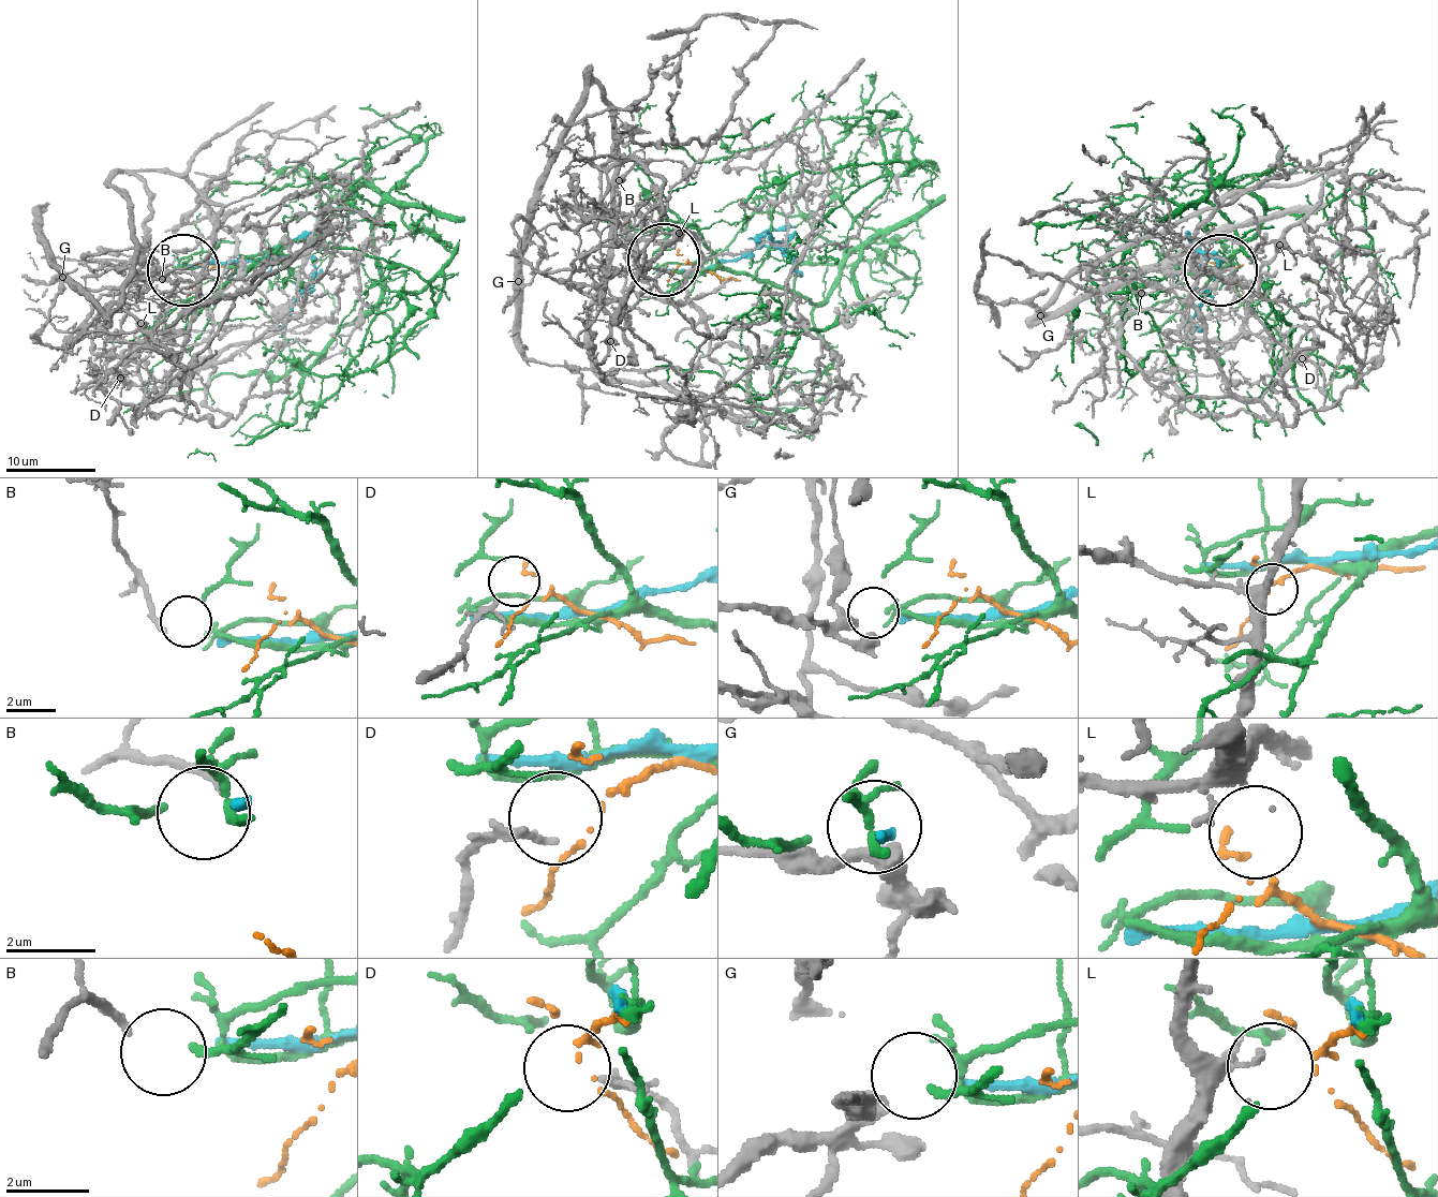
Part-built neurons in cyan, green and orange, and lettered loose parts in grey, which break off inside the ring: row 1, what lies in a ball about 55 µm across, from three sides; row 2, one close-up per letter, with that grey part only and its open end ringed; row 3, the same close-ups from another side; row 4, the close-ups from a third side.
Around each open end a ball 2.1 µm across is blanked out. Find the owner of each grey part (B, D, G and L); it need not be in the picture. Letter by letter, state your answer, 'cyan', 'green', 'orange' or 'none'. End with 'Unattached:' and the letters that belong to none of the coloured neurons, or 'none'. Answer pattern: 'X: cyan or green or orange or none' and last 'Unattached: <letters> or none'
B: green
D: none
G: cyan
L: orange
Unattached: D

